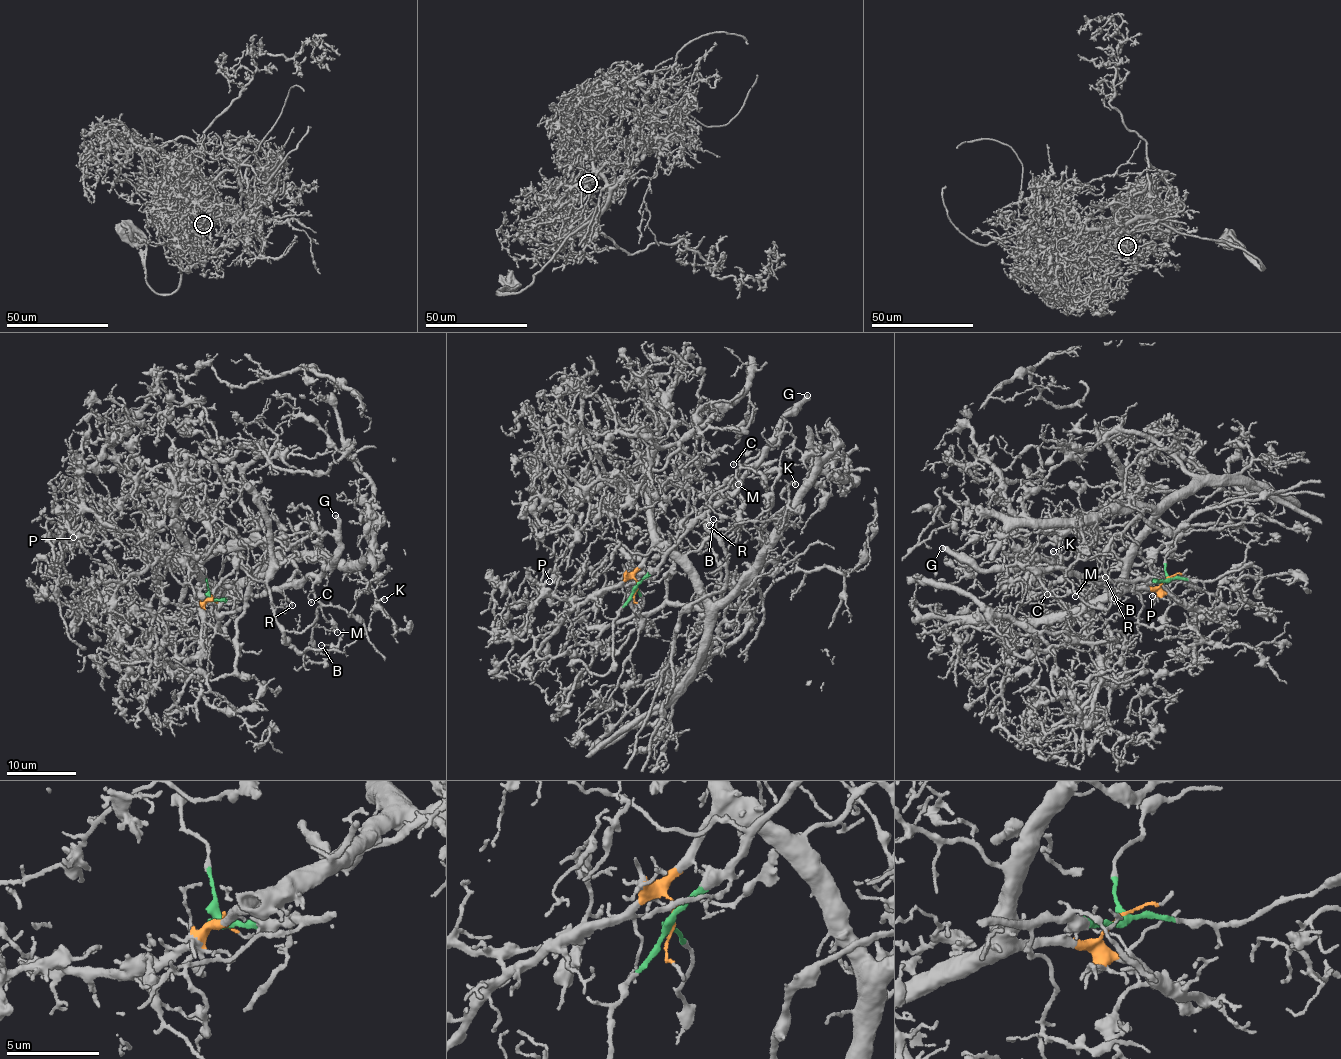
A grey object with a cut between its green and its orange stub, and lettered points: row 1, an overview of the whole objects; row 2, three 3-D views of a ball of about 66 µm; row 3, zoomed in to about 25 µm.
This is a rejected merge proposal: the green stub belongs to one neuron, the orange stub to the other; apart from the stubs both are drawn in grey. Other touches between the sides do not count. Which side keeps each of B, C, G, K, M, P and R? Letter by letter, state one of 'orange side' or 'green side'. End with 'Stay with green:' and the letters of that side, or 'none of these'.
B: green side
C: green side
G: green side
K: orange side
M: green side
P: orange side
R: green side
Stay with green: B, C, G, M, R

